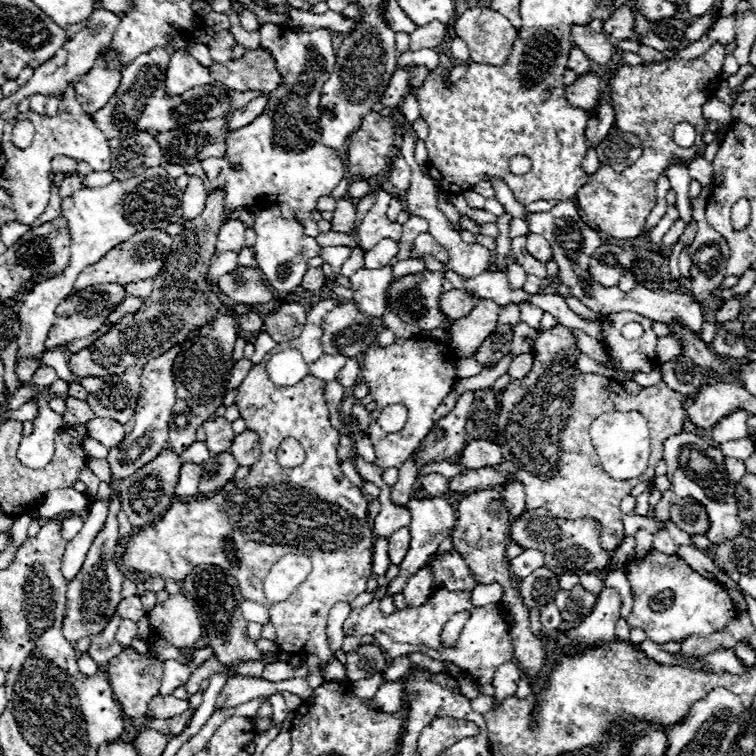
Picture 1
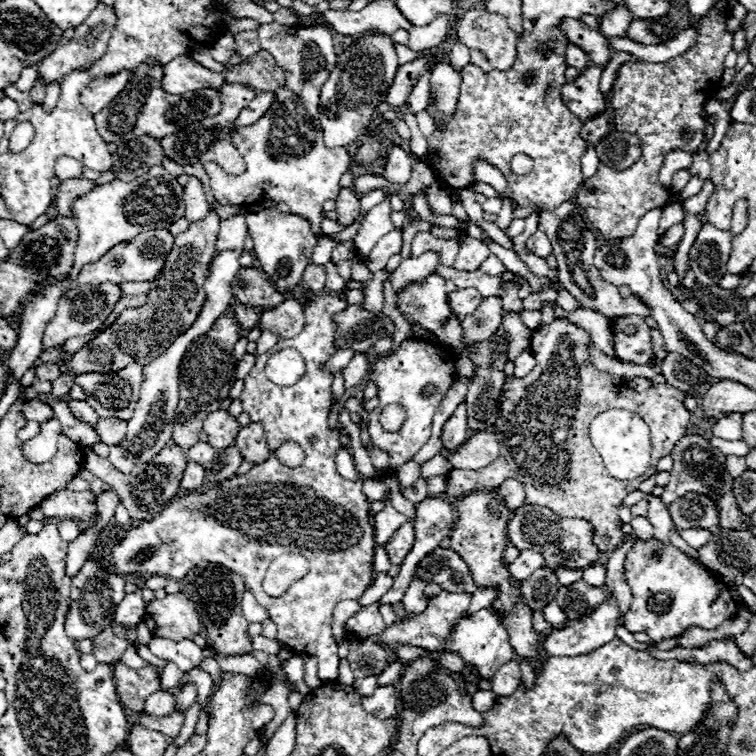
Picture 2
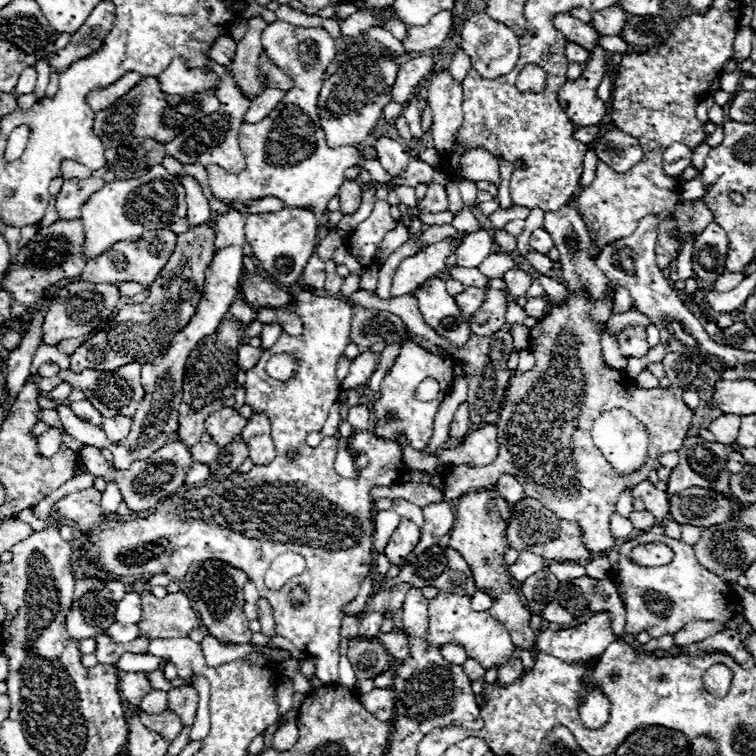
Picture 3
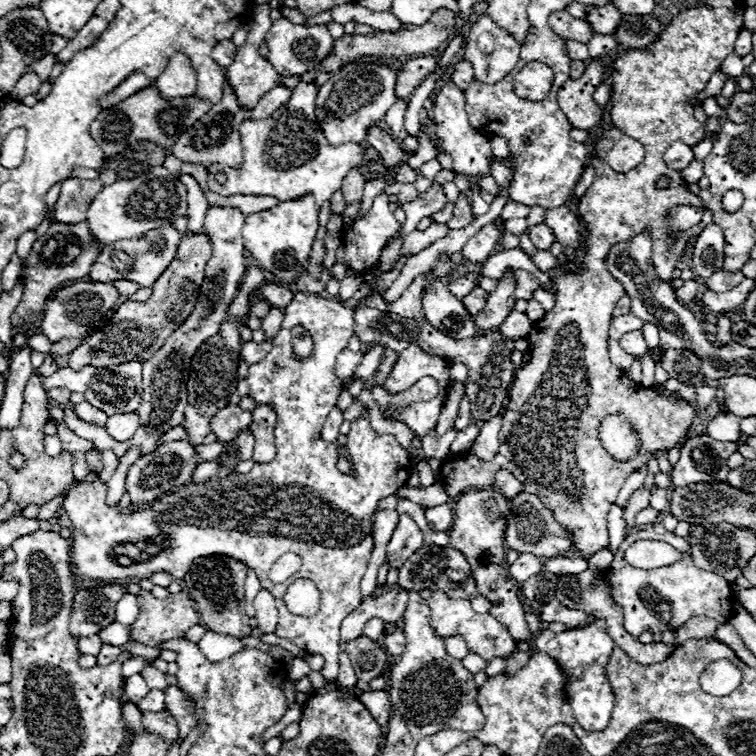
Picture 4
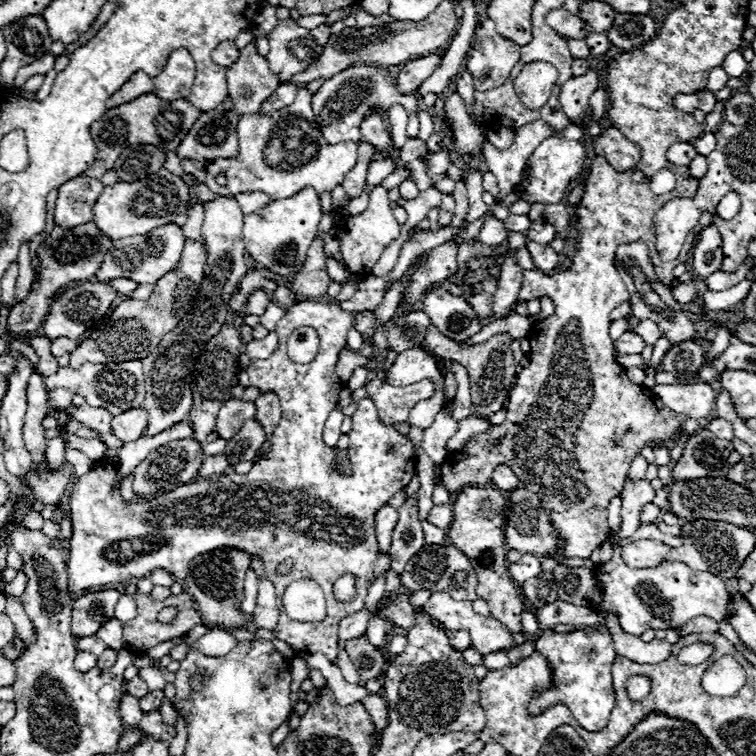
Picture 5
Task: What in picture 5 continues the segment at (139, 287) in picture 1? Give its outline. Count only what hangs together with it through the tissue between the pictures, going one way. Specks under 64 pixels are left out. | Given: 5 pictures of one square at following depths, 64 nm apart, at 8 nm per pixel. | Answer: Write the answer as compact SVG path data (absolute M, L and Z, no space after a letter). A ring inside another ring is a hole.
M116 278L116 280L110 280L108 282L112 288L116 288L120 294L124 294L124 296L130 296L136 288L138 288L138 282L134 282L134 280L128 280L128 278Z

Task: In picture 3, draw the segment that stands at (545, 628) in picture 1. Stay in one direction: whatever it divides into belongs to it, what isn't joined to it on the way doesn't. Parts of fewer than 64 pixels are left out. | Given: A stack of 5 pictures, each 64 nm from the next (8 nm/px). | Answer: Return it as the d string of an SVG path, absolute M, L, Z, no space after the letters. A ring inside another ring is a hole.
M556 600L542 610L542 618L546 622L554 622L554 624L560 624L560 626L572 626L572 622L574 622L574 616L568 614Z

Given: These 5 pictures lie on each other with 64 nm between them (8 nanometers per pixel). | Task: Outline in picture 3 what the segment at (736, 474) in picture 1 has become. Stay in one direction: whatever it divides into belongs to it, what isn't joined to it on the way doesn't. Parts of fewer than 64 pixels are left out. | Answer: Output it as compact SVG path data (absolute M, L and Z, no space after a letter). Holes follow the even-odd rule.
M732 452L726 460L726 468L730 470L730 474L736 474L736 472L742 472L742 468L746 466L744 462L744 456L740 452Z

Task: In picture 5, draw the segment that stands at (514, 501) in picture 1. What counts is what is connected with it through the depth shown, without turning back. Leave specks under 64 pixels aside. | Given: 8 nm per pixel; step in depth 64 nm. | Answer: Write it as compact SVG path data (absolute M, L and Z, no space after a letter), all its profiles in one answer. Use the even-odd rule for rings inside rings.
M500 464L500 466L494 470L494 474L492 474L492 482L494 482L500 490L504 490L506 494L512 492L512 488L520 486L516 474L514 474L506 464Z

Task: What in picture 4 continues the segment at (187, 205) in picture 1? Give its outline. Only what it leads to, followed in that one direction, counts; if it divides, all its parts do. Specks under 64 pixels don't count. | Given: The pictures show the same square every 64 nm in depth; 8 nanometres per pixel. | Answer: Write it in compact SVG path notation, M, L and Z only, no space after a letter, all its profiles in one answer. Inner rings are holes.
M182 174L180 176L182 184L188 188L188 232L200 232L202 226L204 226L204 218L206 218L206 212L208 212L208 200L202 192L202 188L198 186L198 182L188 176L188 174Z

